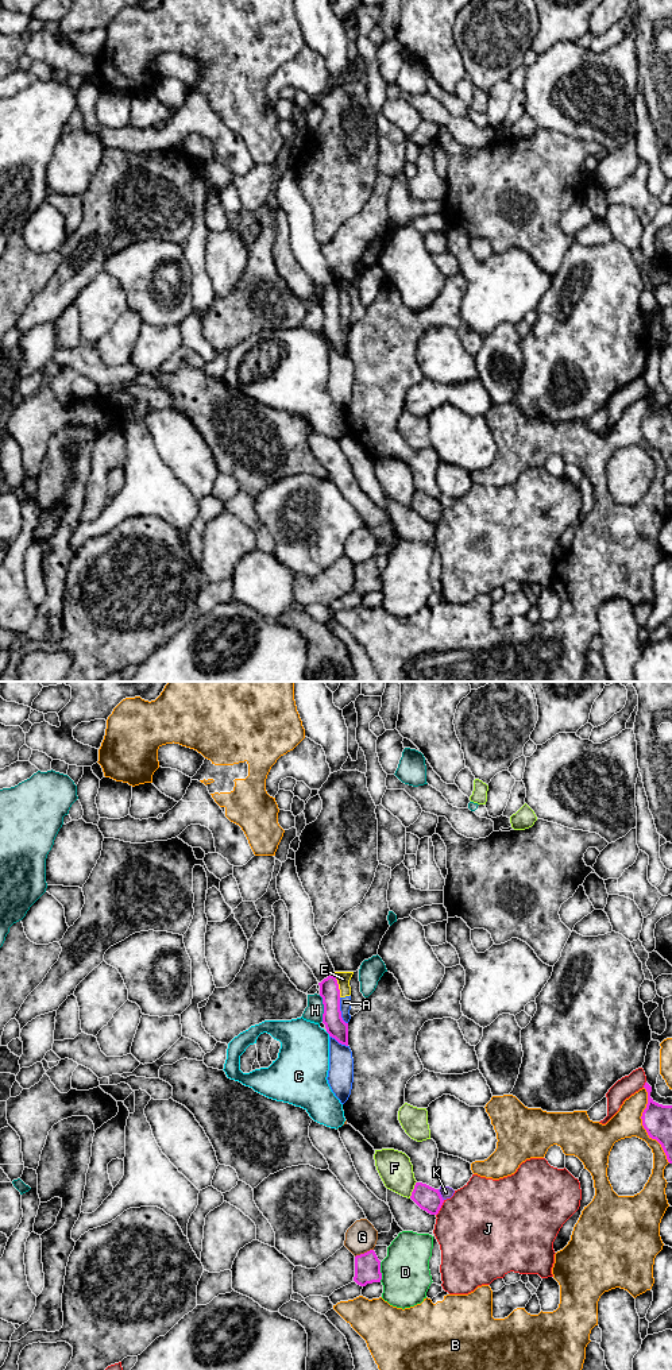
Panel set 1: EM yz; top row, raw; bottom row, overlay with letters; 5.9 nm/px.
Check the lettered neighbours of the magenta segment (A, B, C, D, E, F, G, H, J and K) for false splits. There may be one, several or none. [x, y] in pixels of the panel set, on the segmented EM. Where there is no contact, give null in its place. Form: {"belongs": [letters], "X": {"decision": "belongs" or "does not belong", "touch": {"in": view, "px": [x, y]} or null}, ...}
{"belongs": [], "A": {"decision": "does not belong", "touch": {"in": "yz", "px": [340, 1011]}}, "B": {"decision": "does not belong", "touch": {"in": "yz", "px": [642, 1125]}}, "C": {"decision": "does not belong", "touch": {"in": "yz", "px": [328, 1033]}}, "D": {"decision": "does not belong", "touch": {"in": "yz", "px": [379, 1272]}}, "E": {"decision": "does not belong", "touch": {"in": "yz", "px": [338, 985]}}, "F": {"decision": "does not belong", "touch": {"in": "yz", "px": [413, 1189]}}, "G": {"decision": "does not belong", "touch": {"in": "yz", "px": [365, 1253]}}, "H": {"decision": "does not belong", "touch": {"in": "yz", "px": [324, 1008]}}, "J": {"decision": "does not belong", "touch": {"in": "yz", "px": [440, 1207]}}, "K": {"decision": "does not belong", "touch": {"in": "yz", "px": [440, 1195]}}}

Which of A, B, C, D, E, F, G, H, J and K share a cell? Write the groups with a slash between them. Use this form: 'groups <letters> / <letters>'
groups A E / B / C / D / F / G / H / J / K

